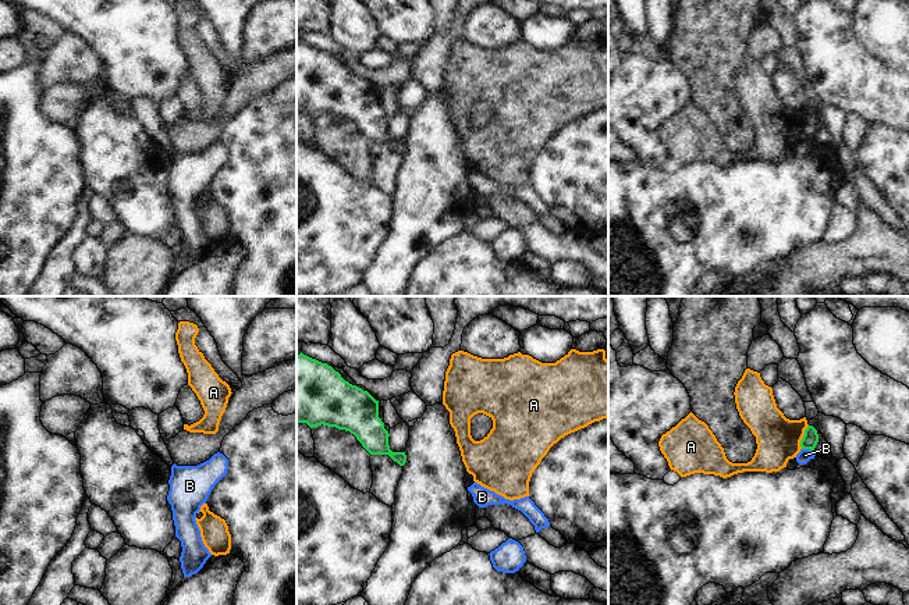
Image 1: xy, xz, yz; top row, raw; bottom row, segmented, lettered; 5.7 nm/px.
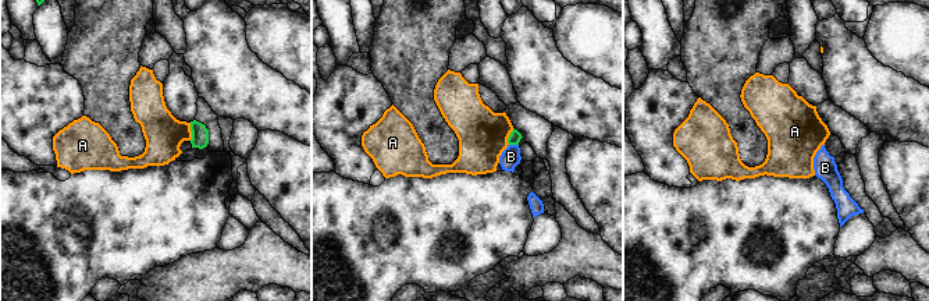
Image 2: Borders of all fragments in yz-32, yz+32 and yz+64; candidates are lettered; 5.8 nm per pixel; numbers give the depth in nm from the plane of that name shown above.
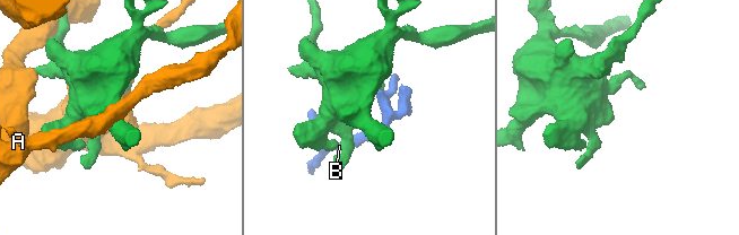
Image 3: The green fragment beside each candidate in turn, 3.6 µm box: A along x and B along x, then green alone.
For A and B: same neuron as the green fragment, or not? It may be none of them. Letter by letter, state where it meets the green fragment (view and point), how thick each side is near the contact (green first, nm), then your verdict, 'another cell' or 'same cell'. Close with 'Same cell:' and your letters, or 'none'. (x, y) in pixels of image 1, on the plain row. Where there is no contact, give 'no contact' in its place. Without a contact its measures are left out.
A: yz (803, 125) | 90/260 nm | another cell
B: yz (808, 136) | 90/80 nm | another cell
Same cell: none

